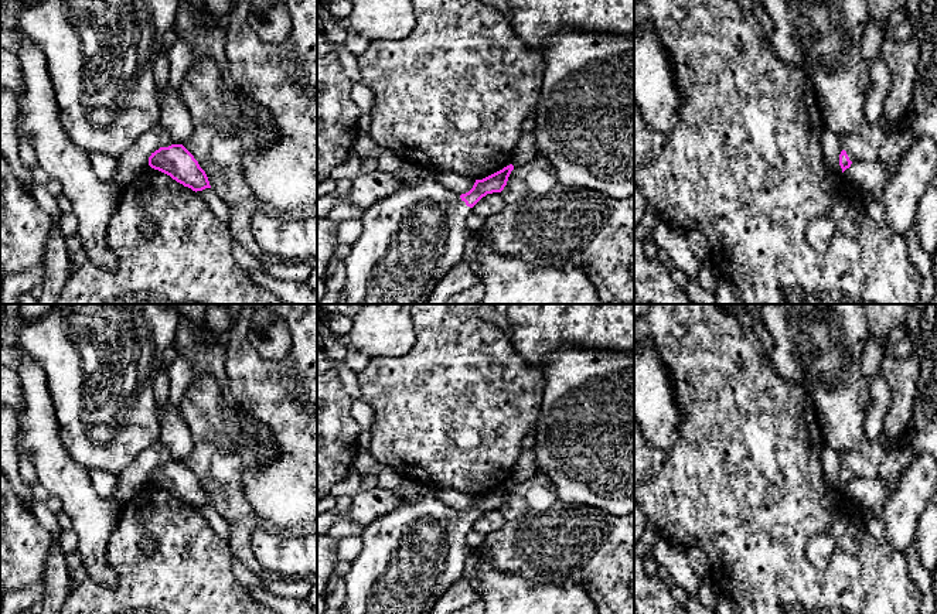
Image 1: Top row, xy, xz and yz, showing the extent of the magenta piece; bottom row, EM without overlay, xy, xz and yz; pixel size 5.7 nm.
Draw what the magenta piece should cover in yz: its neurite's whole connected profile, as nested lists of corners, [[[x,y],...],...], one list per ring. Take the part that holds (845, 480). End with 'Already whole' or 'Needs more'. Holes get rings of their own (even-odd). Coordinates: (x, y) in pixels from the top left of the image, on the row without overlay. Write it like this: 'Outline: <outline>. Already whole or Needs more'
Outline: [[[756,304],[754,314],[763,321],[773,337],[770,361],[778,376],[801,386],[811,398],[825,446],[842,457],[839,482],[842,490],[856,478],[880,478],[889,494],[897,490],[906,470],[916,456],[912,447],[912,434],[889,437],[882,433],[875,441],[865,434],[865,417],[870,406],[869,381],[862,373],[862,352],[869,340],[868,321],[863,304]]]. Needs more

